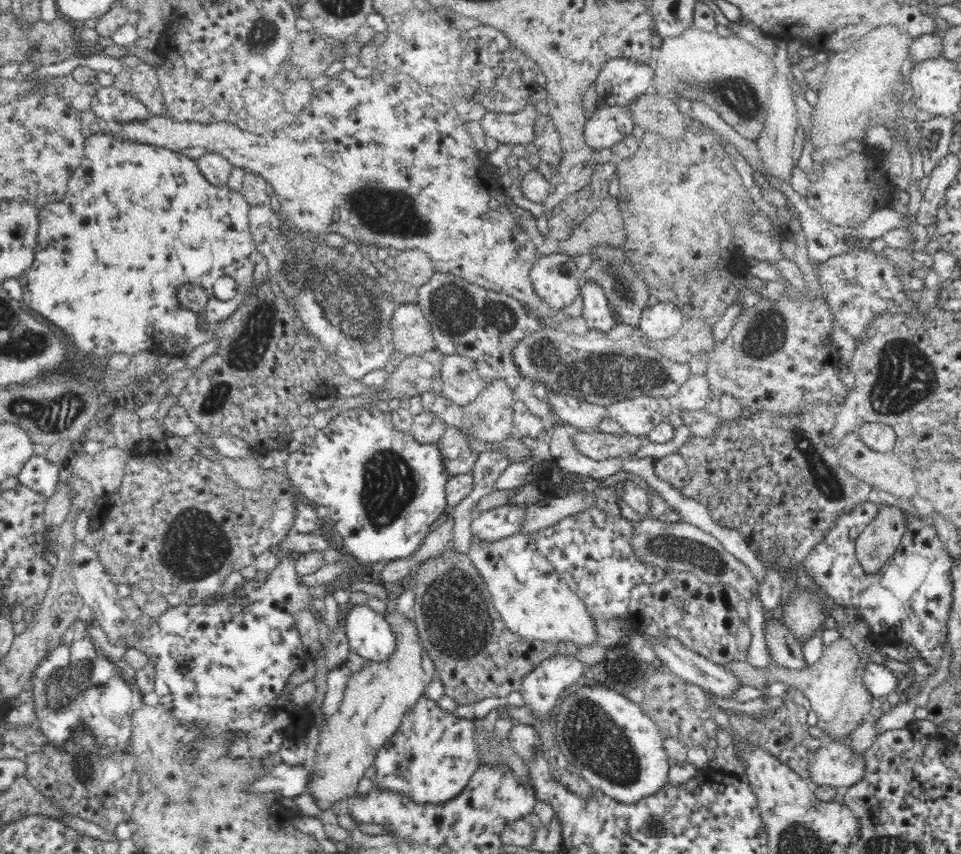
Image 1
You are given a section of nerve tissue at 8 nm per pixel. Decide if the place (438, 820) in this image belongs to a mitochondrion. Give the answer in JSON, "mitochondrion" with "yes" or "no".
{"mitochondrion":"no"}

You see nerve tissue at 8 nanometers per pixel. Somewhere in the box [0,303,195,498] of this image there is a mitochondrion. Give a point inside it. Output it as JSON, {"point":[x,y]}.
{"point":[55,417]}

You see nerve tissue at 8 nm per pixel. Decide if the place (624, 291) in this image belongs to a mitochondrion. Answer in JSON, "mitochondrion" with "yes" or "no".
{"mitochondrion":"yes"}

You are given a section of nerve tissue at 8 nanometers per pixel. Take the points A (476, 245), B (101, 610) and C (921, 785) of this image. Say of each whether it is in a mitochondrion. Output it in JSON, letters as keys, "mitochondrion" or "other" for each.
{"A":"other","B":"other","C":"other"}

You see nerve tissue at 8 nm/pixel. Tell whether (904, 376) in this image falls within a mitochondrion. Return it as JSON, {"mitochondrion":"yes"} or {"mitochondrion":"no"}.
{"mitochondrion":"yes"}

